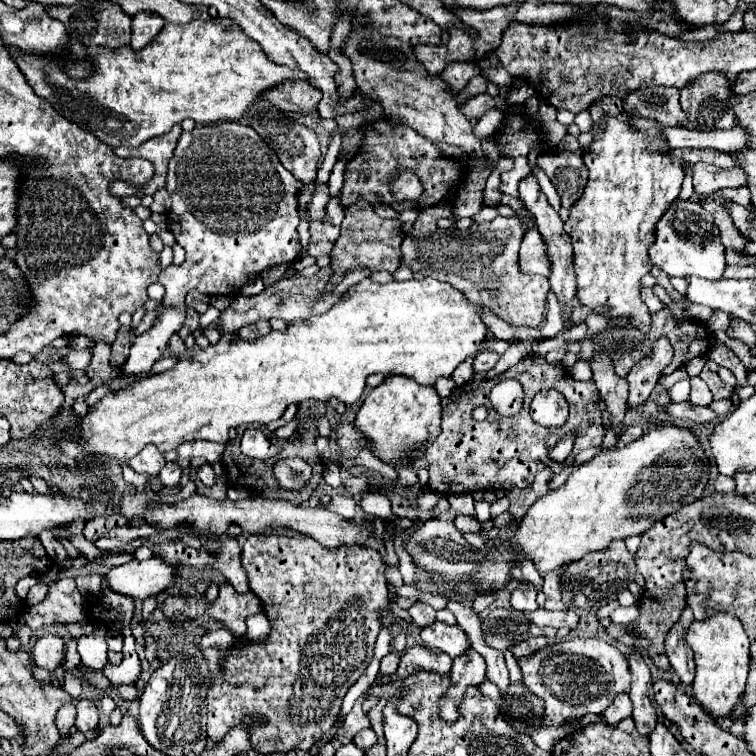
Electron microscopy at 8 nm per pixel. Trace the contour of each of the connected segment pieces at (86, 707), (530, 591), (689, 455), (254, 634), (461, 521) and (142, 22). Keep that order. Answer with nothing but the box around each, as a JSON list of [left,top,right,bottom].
[[76,700,98,732],[510,582,538,612],[454,424,710,596],[246,612,268,640],[454,516,482,534],[130,12,166,50]]

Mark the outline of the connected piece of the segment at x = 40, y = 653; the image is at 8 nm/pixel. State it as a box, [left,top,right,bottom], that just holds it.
[32,634,64,672]

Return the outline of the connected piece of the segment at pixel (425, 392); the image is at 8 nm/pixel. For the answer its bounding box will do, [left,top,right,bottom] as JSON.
[356,376,440,466]

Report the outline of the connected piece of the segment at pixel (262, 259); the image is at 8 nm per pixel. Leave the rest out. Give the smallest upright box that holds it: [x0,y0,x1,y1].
[122,122,300,376]

